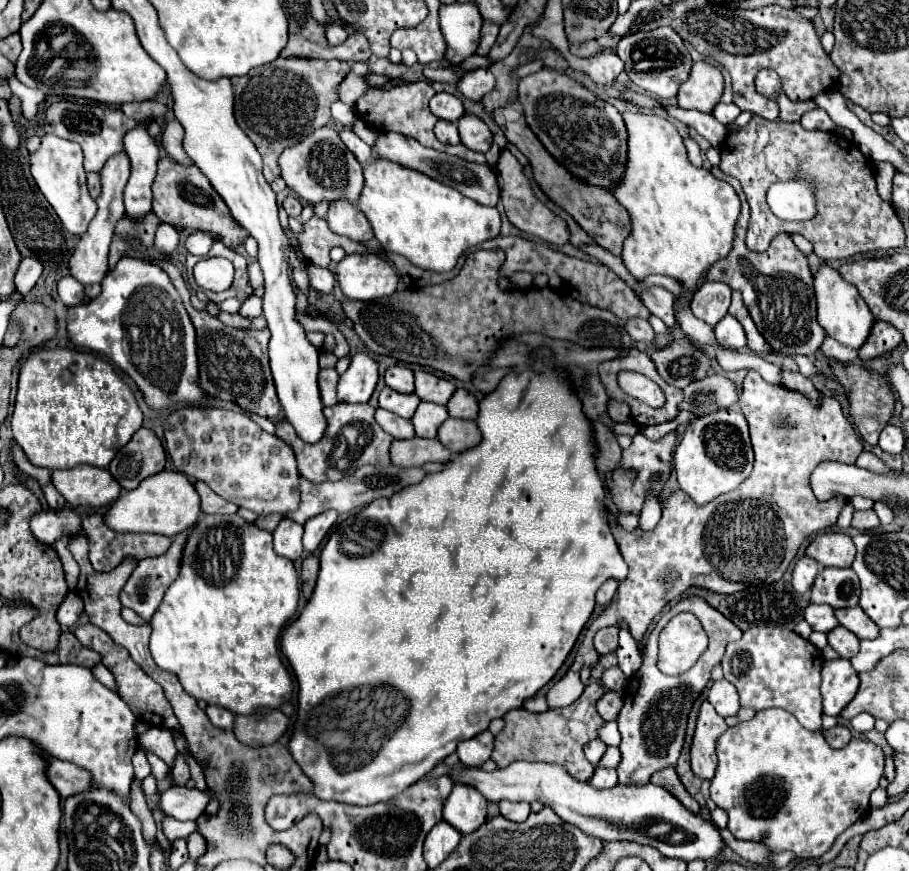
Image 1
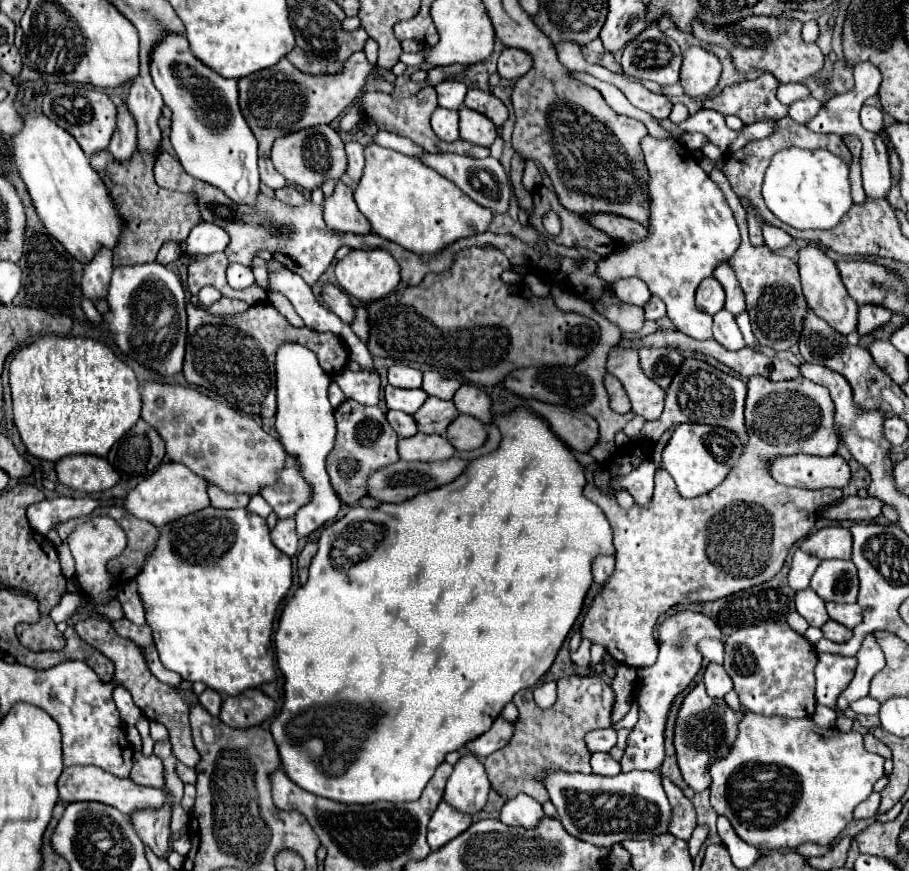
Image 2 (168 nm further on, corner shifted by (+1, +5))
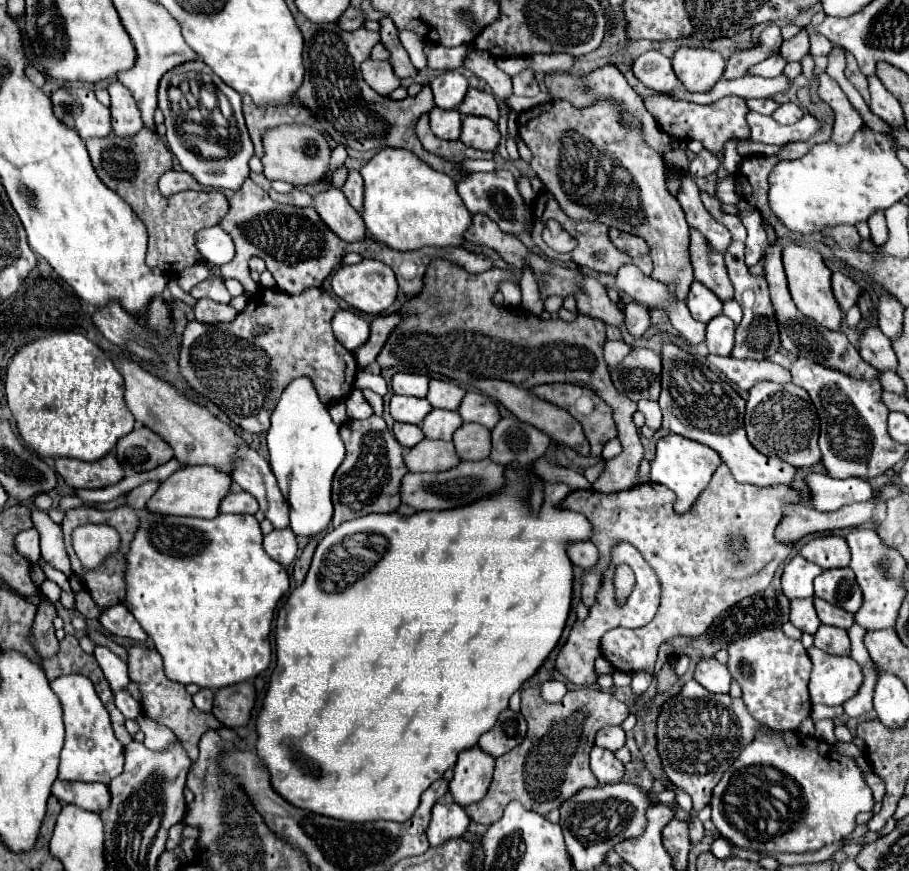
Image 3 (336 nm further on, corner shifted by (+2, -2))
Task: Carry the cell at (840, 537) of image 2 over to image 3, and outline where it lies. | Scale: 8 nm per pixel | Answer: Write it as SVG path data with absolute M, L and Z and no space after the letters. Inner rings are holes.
M828 535L828 537L816 537L808 541L800 555L822 569L834 569L834 567L848 567L850 563L850 549L844 537Z

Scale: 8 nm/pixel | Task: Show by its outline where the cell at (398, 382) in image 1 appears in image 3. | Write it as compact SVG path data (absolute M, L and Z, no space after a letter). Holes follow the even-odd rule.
M396 373L392 379L392 389L396 395L410 395L410 397L426 397L430 377L414 375L414 373Z

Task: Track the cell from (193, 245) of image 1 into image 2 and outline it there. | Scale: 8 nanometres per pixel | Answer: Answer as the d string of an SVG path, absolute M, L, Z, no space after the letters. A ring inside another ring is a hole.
M199 222L191 230L187 240L181 244L181 248L185 254L199 258L199 256L209 256L213 252L223 252L227 244L229 244L229 236L221 226Z

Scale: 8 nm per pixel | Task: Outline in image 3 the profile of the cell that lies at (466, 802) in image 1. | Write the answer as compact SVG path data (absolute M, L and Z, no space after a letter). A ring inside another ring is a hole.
M470 747L458 753L454 779L450 781L450 793L458 805L466 807L484 799L492 781L494 763L496 759L486 755L486 751L480 751L478 747Z

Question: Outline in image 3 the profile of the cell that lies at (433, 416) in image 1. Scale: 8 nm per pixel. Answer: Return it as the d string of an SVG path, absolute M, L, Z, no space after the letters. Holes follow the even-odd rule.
M432 409L426 419L422 421L422 431L428 439L442 439L452 441L454 431L462 425L462 417L458 411L444 411L444 409Z

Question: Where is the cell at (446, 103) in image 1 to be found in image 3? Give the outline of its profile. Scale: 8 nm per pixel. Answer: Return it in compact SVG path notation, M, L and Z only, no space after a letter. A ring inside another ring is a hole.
M446 71L430 83L430 89L438 107L456 109L468 91L468 81L460 71Z

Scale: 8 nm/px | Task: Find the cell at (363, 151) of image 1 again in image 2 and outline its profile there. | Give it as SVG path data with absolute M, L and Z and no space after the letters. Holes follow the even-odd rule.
M349 140L349 142L345 142L345 152L349 158L347 174L357 182L363 174L363 166L365 166L365 148L357 140Z

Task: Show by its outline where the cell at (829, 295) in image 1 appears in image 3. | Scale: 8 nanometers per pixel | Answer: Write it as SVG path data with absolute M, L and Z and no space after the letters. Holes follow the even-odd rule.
M790 243L782 251L782 259L784 259L786 277L788 277L788 289L790 289L790 295L796 303L796 307L806 317L810 317L812 321L824 325L826 329L838 331L840 323L842 323L842 311L838 309L838 303L832 295L832 287L830 287L832 271L824 265L822 255L816 249L806 249L806 247L800 247L796 243Z

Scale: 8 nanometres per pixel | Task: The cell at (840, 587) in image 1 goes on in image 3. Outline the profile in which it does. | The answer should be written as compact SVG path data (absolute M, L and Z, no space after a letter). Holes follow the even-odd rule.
M850 567L822 571L814 579L814 595L846 609L848 613L856 613L862 605L862 591Z

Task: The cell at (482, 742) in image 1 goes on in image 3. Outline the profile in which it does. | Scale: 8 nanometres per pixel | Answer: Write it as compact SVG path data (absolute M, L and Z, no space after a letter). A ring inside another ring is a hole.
M504 709L498 715L498 721L492 727L492 731L486 731L482 735L482 739L478 741L478 745L484 751L488 751L492 757L500 757L506 751L514 749L518 743L522 743L524 737L526 737L526 719L524 719L524 715L520 715L512 709Z

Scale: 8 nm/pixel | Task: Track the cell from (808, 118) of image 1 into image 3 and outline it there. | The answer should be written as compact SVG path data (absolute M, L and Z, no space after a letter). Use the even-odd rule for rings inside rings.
M784 103L784 105L778 105L778 109L772 113L772 119L782 123L782 125L792 125L798 119L802 119L802 115L804 115L804 111L798 105Z

